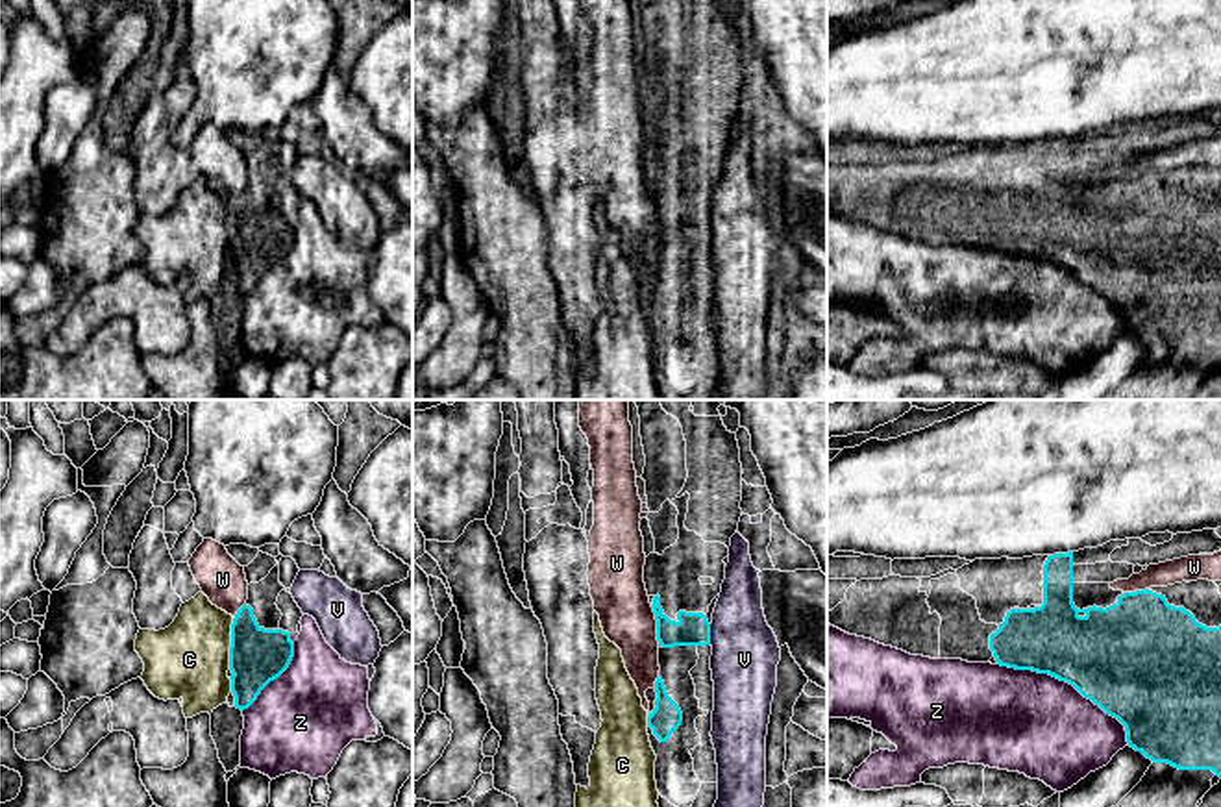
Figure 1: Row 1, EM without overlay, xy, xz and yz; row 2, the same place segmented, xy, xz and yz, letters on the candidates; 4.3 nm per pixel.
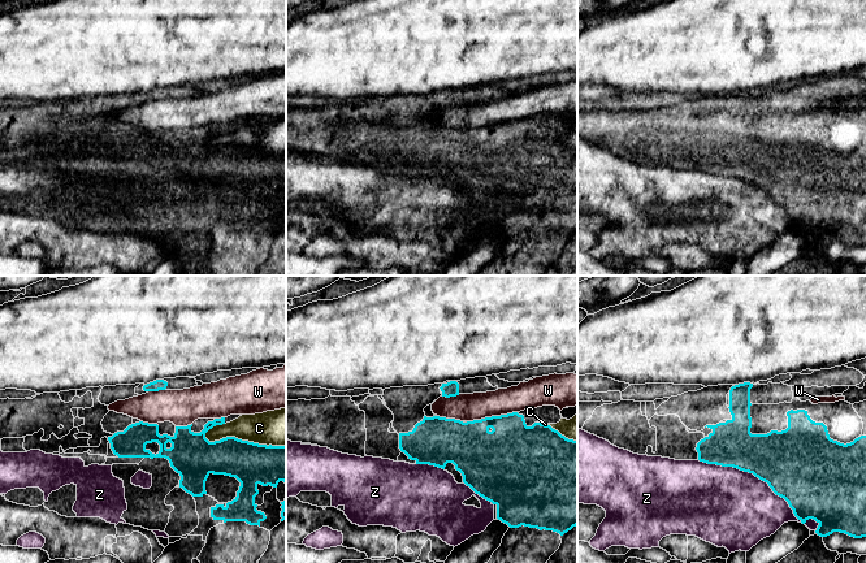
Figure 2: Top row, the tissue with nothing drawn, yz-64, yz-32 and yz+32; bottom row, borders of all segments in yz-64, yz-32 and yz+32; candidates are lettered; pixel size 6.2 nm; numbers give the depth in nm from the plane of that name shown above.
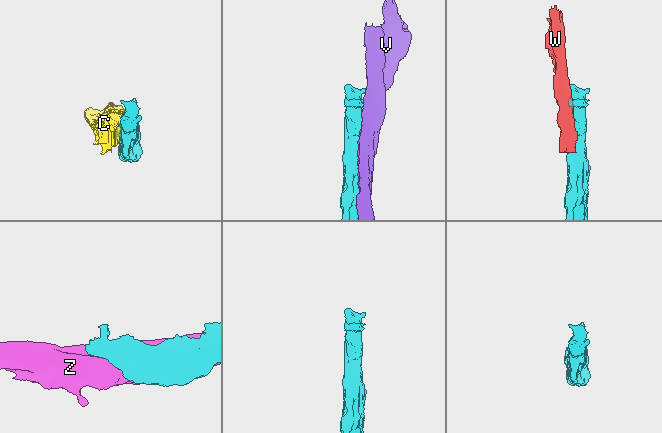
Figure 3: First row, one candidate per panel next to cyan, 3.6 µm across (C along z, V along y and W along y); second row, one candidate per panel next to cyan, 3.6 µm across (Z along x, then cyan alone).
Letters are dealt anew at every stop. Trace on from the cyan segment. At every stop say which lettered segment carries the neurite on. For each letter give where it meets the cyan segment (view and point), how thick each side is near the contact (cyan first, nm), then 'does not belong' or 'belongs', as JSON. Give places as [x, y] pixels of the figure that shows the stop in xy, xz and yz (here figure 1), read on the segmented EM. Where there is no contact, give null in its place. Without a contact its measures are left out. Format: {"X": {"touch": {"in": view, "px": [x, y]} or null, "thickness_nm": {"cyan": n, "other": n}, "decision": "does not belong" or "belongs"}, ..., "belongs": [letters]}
{"C": {"touch": {"in": "xy", "px": [232, 645]}, "thickness_nm": {"cyan": 240, "other": 340}, "decision": "does not belong"}, "V": {"touch": {"in": "xz", "px": [709, 633]}, "thickness_nm": {"cyan": 140, "other": 300}, "decision": "does not belong"}, "W": {"touch": {"in": "xz", "px": [657, 628]}, "thickness_nm": {"cyan": 140, "other": 240}, "decision": "does not belong"}, "Z": {"touch": {"in": "yz", "px": [1070, 683]}, "thickness_nm": {"cyan": 440, "other": 440}, "decision": "does not belong"}, "belongs": []}

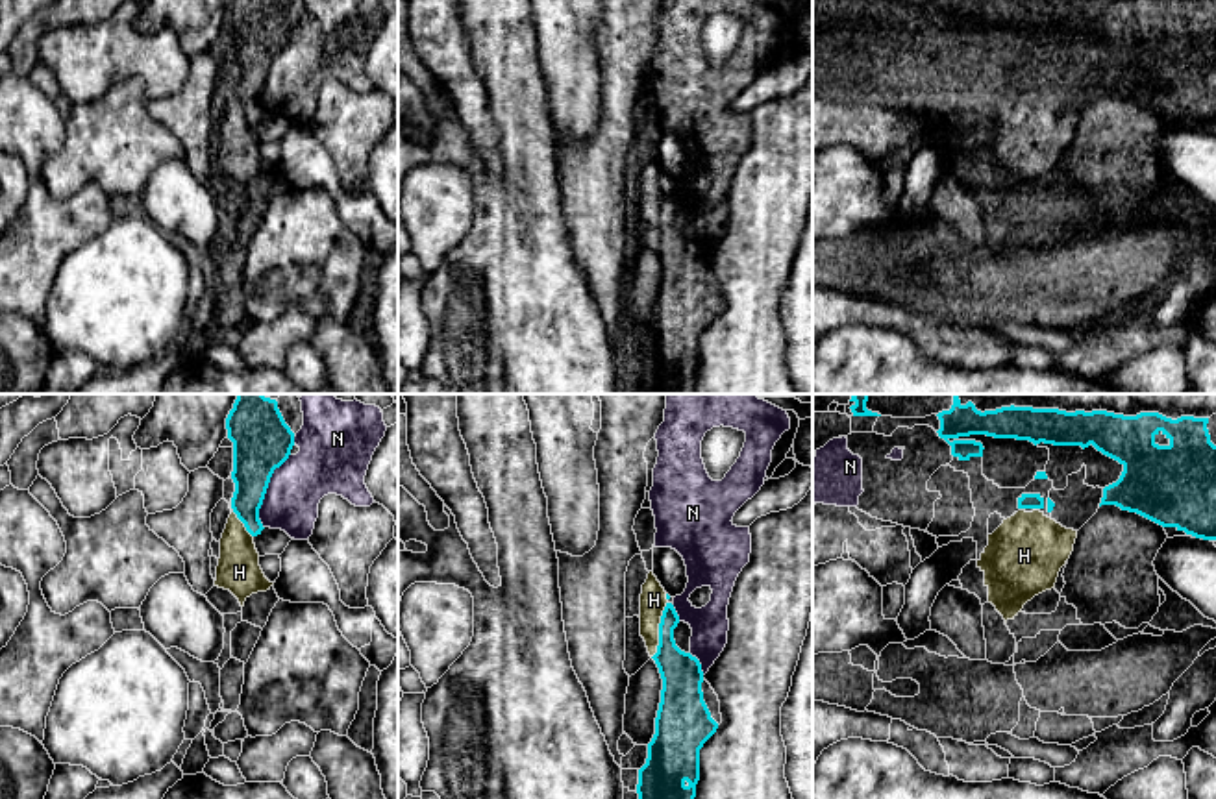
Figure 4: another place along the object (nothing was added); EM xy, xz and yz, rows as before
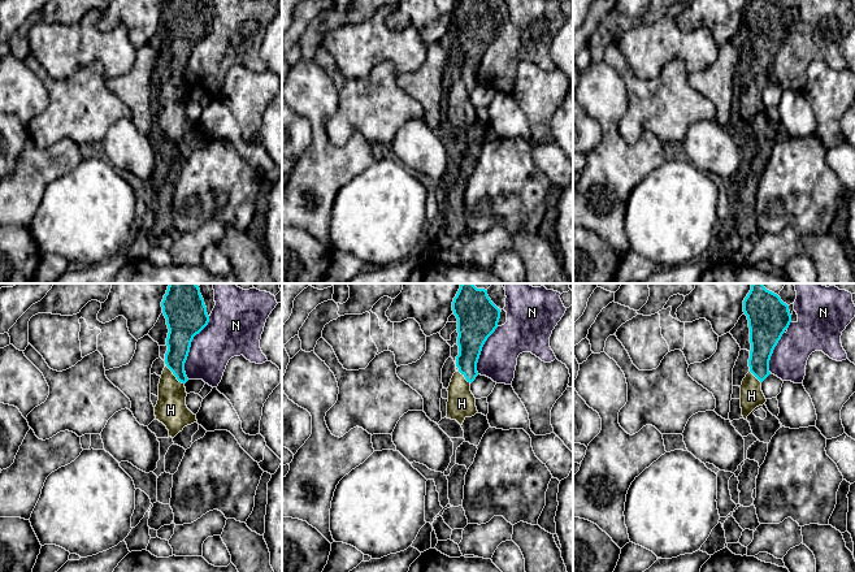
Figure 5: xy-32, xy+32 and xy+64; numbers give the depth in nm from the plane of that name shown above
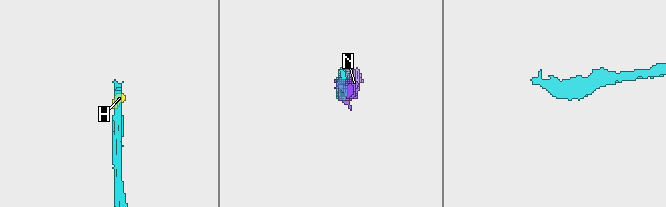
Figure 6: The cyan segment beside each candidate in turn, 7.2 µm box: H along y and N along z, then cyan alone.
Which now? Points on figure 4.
{"H": {"touch": {"in": "xz", "px": [659, 626]}, "thickness_nm": {"cyan": 180, "other": 110}, "decision": "belongs"}, "N": {"touch": {"in": "xy", "px": [265, 491]}, "thickness_nm": {"cyan": 260, "other": 240}, "decision": "does not belong"}, "belongs": ["H"]}

